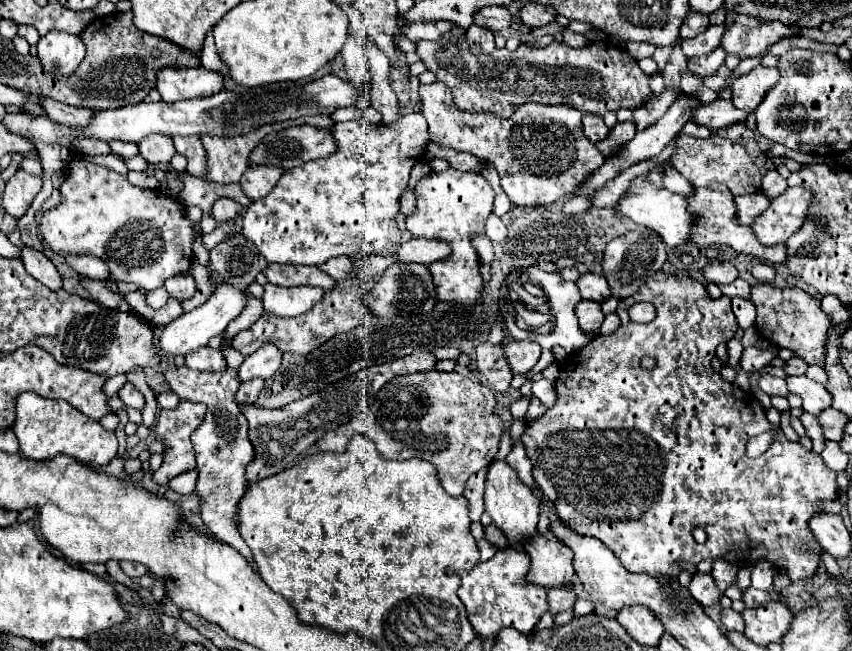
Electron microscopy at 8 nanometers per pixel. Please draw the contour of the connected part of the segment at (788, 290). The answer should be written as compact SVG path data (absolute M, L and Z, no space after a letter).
M756 283L750 291L750 301L756 305L756 331L776 347L790 349L796 357L804 359L808 365L824 367L826 359L826 339L832 325L832 317L820 309L820 301L802 291L800 287L774 287L770 283Z

